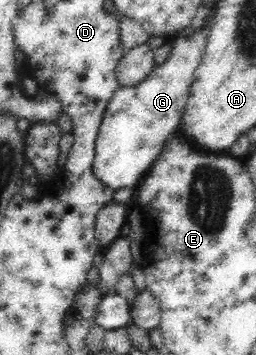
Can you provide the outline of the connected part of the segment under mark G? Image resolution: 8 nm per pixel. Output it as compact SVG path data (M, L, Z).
M209 17L192 36L178 36L171 45L167 61L157 64L141 83L115 89L97 131L93 159L93 174L107 187L115 191L137 187L163 146L177 133L195 70L205 53L211 24Z

